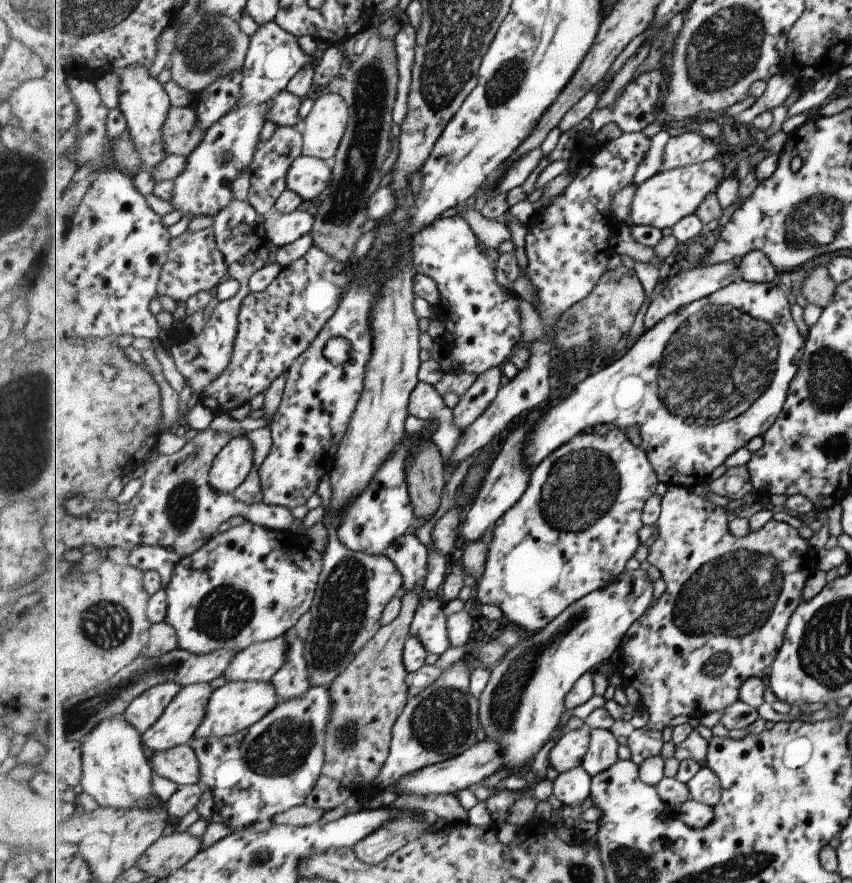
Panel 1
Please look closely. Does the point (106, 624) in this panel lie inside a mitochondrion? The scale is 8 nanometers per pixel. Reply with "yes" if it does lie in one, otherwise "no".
yes

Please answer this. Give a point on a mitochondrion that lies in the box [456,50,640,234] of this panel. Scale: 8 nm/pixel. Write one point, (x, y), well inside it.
(507, 80)

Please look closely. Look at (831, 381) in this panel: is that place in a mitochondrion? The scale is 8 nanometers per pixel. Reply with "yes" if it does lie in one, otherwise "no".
yes

